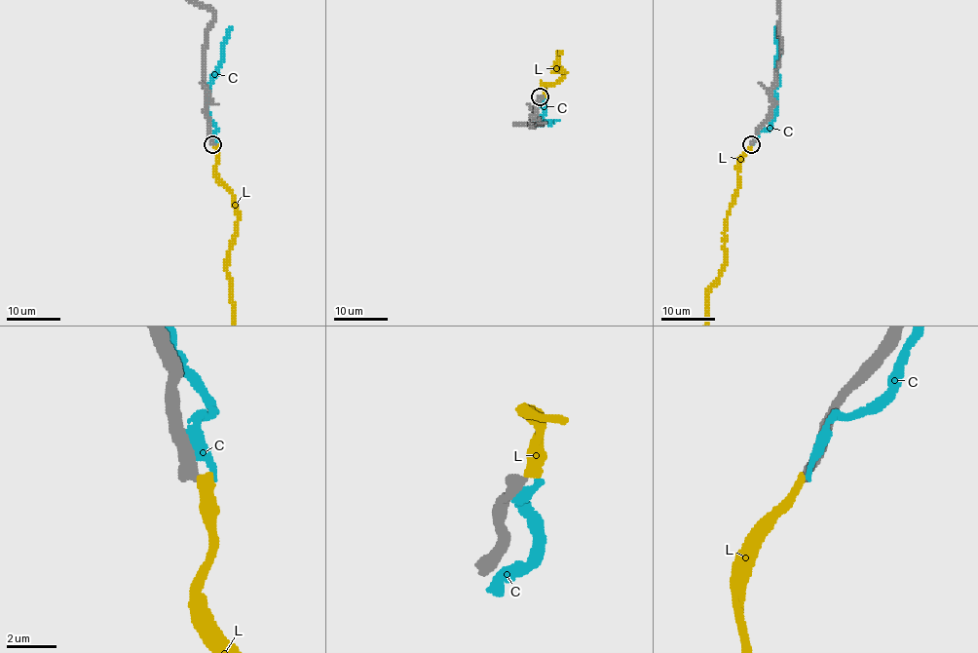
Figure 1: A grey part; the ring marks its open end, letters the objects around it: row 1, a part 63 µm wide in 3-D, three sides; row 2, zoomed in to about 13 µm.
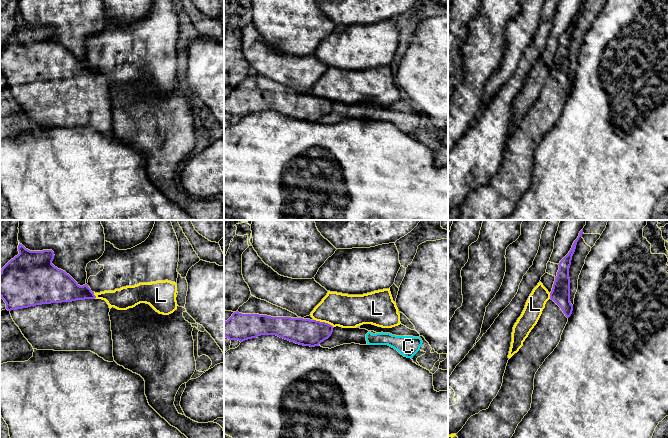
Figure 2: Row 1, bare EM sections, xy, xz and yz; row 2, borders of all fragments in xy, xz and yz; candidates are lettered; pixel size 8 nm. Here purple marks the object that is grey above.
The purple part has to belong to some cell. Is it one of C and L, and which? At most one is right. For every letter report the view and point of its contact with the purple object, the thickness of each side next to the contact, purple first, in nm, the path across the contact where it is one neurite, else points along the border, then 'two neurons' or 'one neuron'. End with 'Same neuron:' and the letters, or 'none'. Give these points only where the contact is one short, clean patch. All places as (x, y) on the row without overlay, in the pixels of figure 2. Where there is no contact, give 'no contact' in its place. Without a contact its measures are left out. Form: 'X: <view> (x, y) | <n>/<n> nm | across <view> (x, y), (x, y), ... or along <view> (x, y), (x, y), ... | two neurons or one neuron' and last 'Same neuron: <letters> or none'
C: no contact | two neurons
L: xz (324, 98) | 220/280 nm | along xz (314, 95), (320, 98), (327, 98), (333, 103) | two neurons
Same neuron: none

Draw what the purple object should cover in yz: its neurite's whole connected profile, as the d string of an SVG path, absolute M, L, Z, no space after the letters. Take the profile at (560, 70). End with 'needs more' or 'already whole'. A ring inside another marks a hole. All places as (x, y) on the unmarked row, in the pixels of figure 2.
M583 5L569 29L558 40L550 75L523 122L508 136L497 172L488 185L468 195L456 210L458 220L503 220L513 212L518 200L530 186L535 150L559 120L573 87L569 44L582 10Z; needs more

